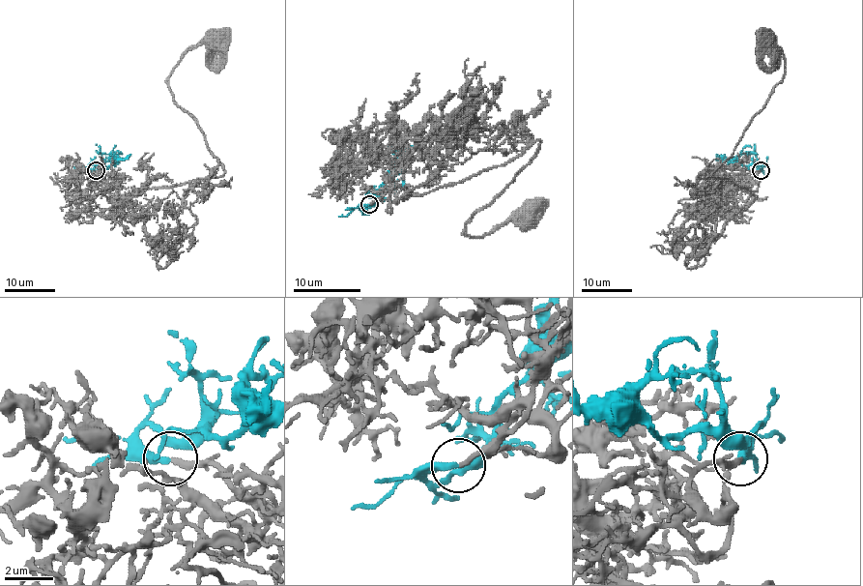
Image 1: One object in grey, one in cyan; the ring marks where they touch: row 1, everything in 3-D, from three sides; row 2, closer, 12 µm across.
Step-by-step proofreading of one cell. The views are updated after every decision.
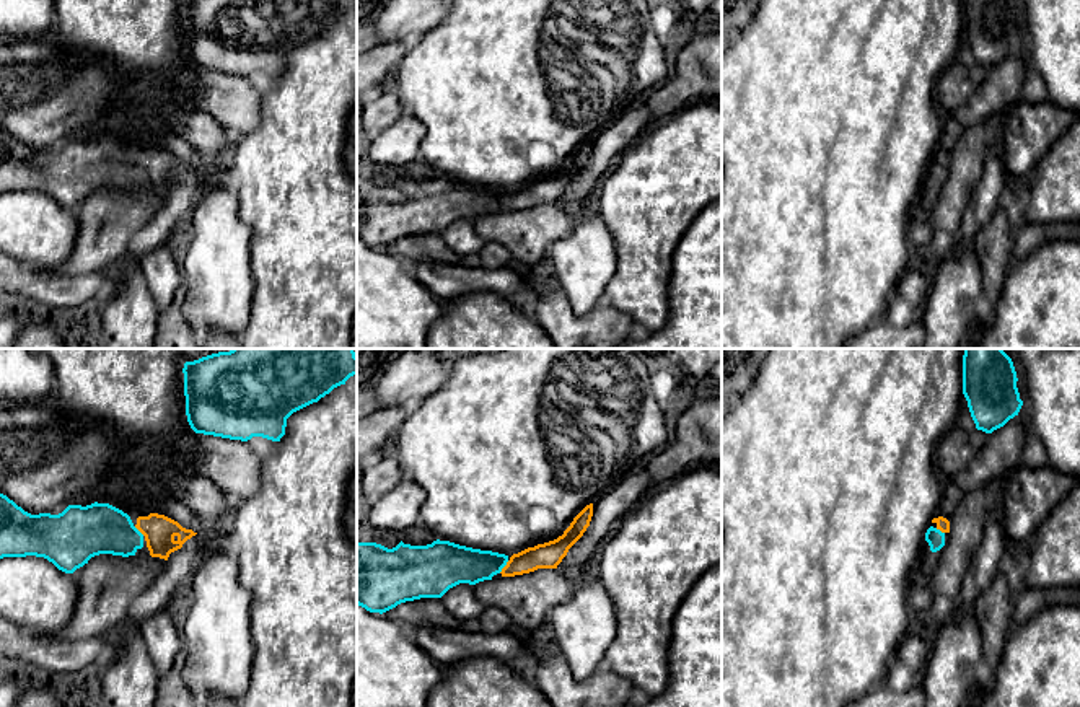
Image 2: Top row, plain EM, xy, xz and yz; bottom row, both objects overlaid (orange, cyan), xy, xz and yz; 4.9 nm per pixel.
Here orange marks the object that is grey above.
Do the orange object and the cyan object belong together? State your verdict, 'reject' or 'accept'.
accept

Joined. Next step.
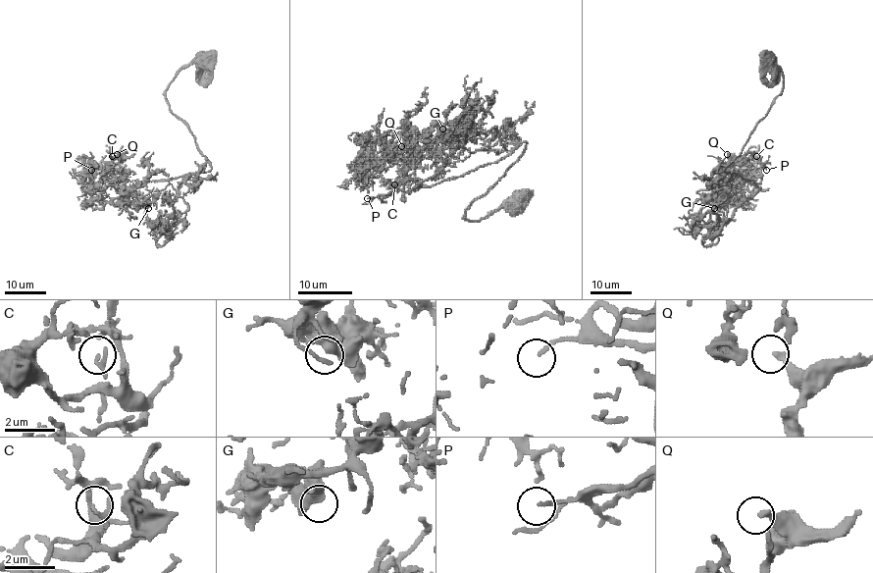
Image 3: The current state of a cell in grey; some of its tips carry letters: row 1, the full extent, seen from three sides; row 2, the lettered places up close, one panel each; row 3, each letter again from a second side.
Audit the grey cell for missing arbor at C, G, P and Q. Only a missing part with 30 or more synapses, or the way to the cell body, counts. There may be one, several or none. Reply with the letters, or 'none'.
G

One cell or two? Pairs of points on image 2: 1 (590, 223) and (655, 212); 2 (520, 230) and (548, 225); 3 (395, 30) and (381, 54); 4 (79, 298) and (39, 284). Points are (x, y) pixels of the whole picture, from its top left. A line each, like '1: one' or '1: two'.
1: one
2: one
3: two
4: one

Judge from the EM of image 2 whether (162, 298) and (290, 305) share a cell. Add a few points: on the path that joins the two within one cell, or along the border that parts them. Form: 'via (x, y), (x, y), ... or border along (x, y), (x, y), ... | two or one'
border along (180, 267), (183, 284) | two

